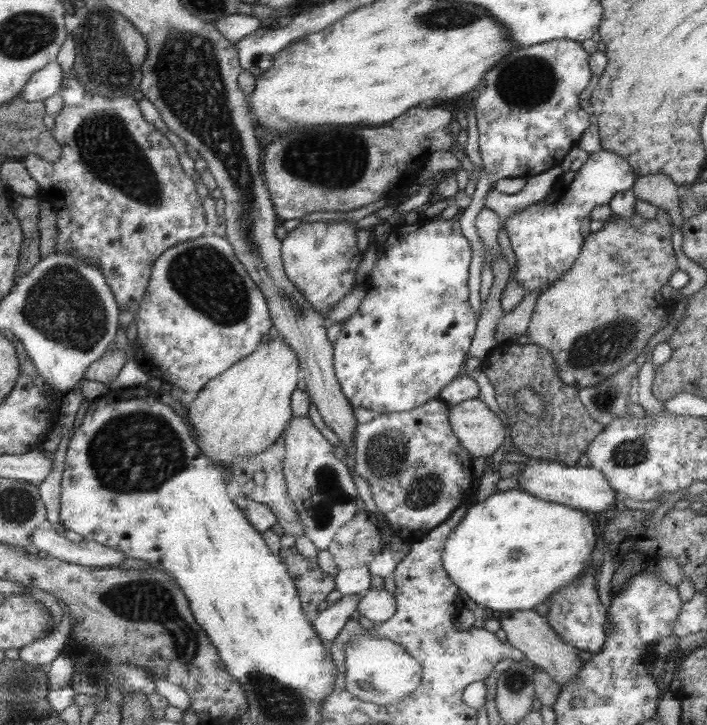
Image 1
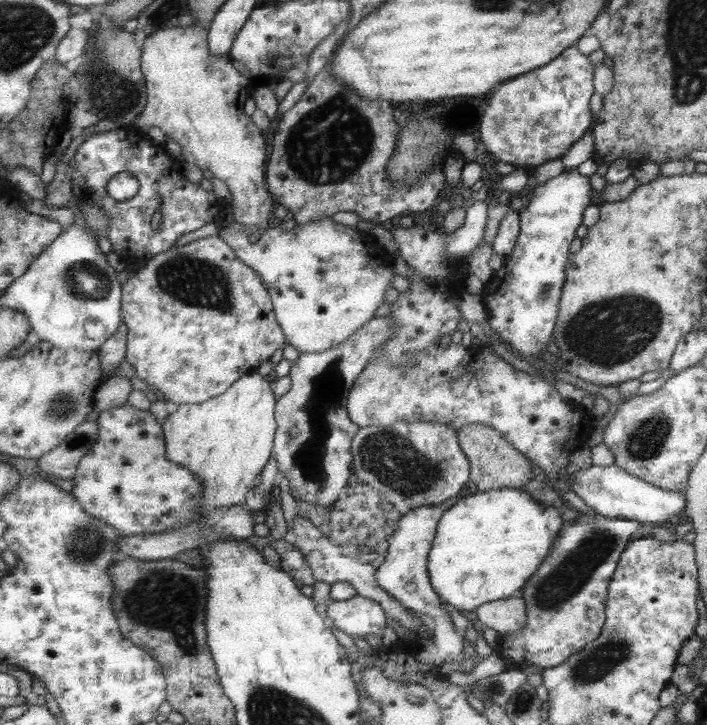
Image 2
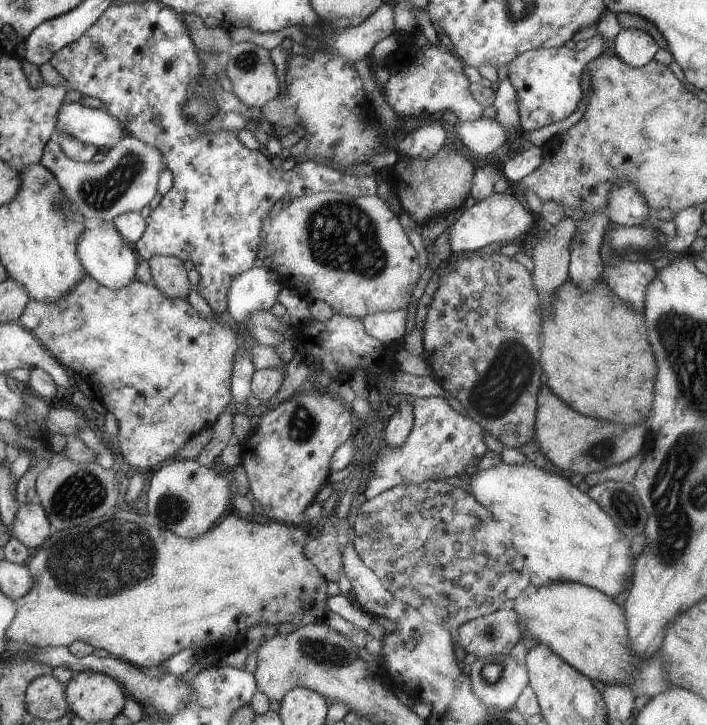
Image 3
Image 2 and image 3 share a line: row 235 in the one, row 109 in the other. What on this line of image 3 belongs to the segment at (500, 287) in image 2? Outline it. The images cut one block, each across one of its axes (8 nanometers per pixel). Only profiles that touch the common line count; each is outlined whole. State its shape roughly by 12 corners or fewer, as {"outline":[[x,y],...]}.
{"outline":[[537,48],[507,63],[523,134],[565,119],[602,53]]}

